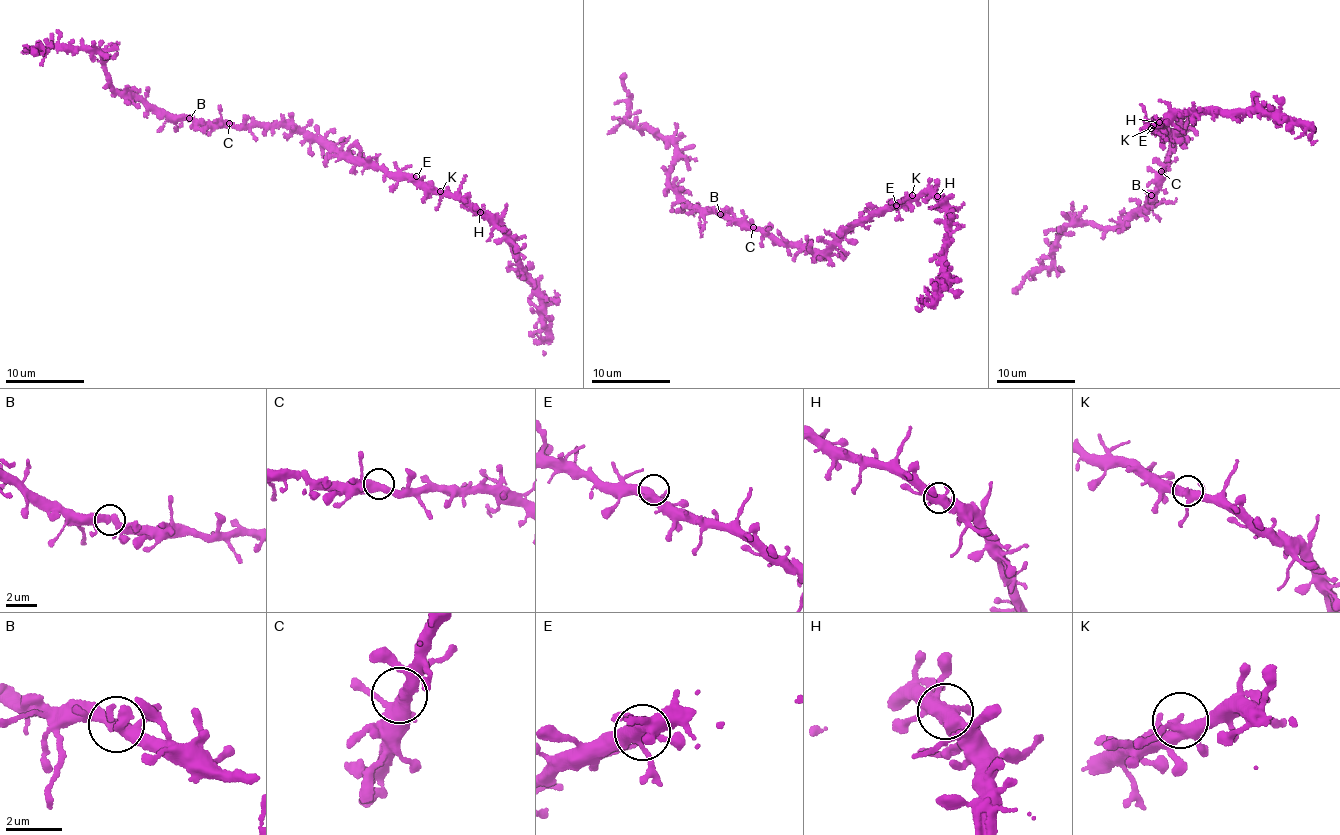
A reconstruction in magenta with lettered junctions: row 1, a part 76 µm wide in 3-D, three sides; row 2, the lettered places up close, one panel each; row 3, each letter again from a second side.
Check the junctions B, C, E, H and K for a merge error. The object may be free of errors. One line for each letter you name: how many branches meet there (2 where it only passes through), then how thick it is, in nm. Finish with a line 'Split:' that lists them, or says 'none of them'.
Split: none of them

